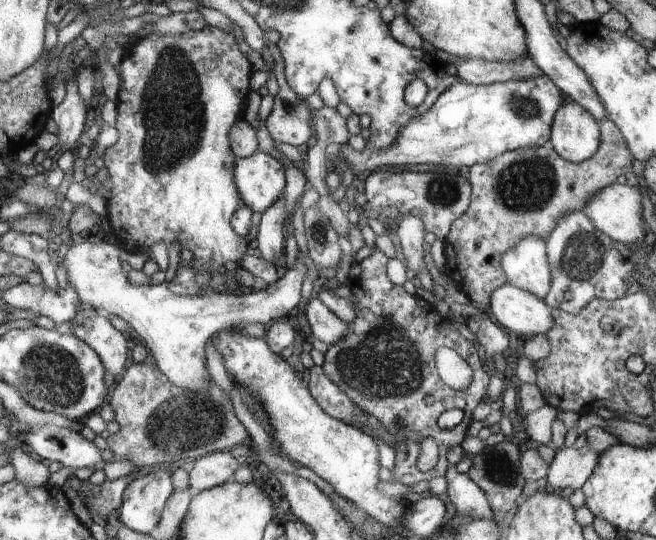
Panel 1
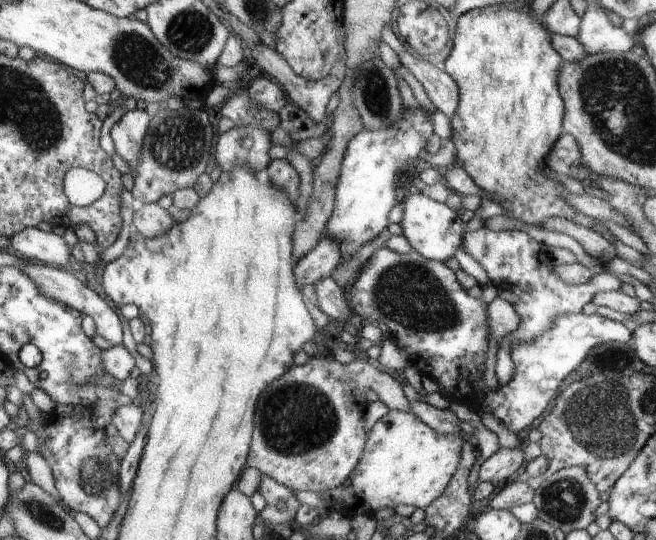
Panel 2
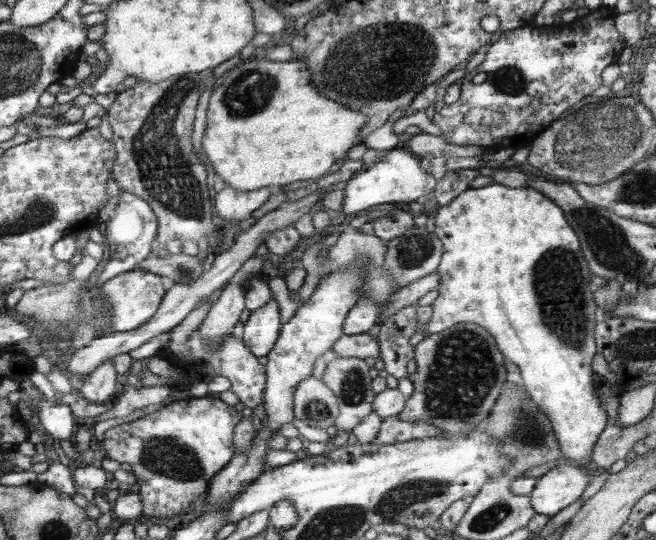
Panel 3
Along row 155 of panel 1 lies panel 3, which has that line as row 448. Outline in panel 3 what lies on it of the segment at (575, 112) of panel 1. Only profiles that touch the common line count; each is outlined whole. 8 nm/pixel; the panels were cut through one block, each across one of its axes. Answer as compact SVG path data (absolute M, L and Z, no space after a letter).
M492 182L484 187L469 188L446 206L438 207L434 224L435 233L440 237L443 246L442 258L437 270L438 275L440 275L440 286L438 286L438 297L431 305L432 316L430 321L428 324L420 323L418 332L424 330L428 335L438 334L438 332L458 323L476 323L490 332L497 340L497 347L505 352L507 360L514 362L519 367L524 381L522 388L526 390L526 394L534 400L534 404L538 404L537 408L545 413L545 416L552 422L553 432L556 434L557 444L560 445L561 452L564 454L564 460L592 472L593 447L608 427L608 414L606 414L601 400L598 399L598 384L594 382L594 373L598 372L598 368L594 368L594 360L598 360L598 353L601 351L597 342L597 323L604 314L598 308L596 298L593 296L590 281L592 270L590 270L588 261L585 259L581 239L577 235L577 231L569 224L565 211L538 189L528 186L508 188L508 186Z

